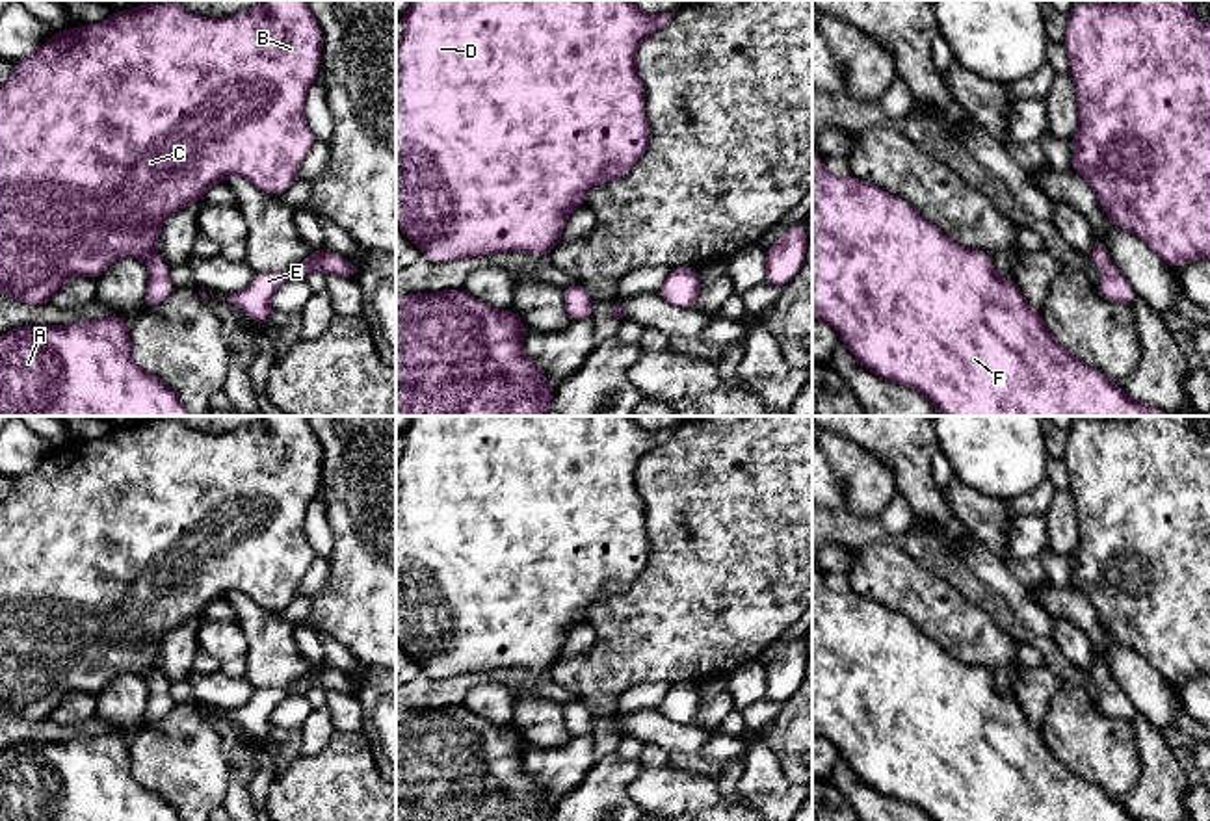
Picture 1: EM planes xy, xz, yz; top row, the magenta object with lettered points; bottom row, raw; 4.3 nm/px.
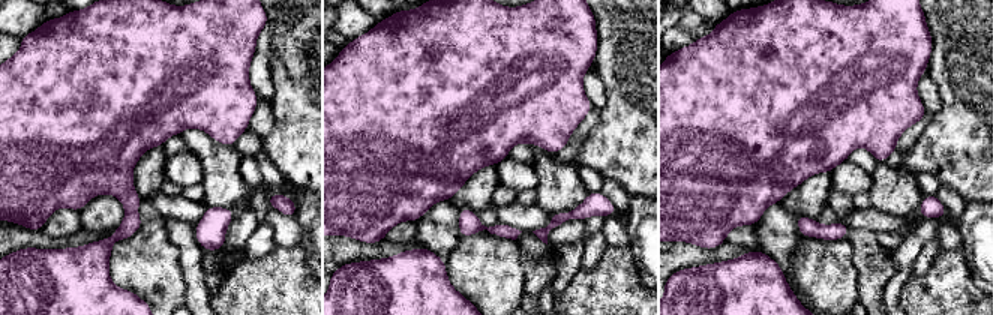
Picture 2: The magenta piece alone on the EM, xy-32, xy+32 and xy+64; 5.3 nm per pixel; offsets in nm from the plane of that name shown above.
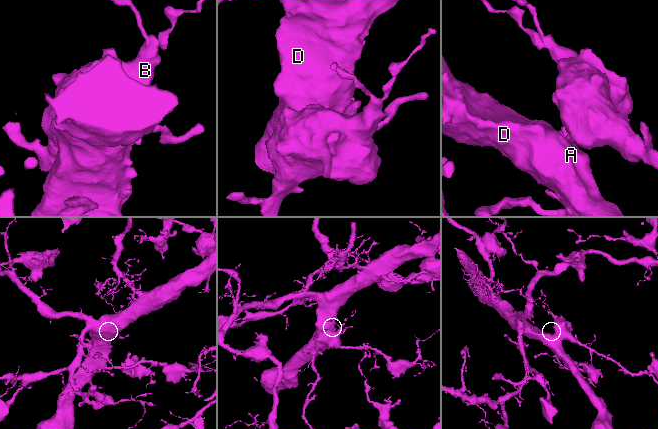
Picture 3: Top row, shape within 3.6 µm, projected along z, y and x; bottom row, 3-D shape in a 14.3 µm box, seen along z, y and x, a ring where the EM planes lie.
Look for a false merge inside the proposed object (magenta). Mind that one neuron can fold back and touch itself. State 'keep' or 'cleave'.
keep

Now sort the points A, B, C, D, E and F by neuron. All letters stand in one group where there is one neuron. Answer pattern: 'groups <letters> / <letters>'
groups A B C D E F

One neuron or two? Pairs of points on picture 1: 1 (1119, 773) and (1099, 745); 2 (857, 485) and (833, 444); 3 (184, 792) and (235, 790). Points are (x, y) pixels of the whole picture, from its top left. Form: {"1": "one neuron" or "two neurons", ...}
{"1": "one neuron", "2": "one neuron", "3": "two neurons"}

